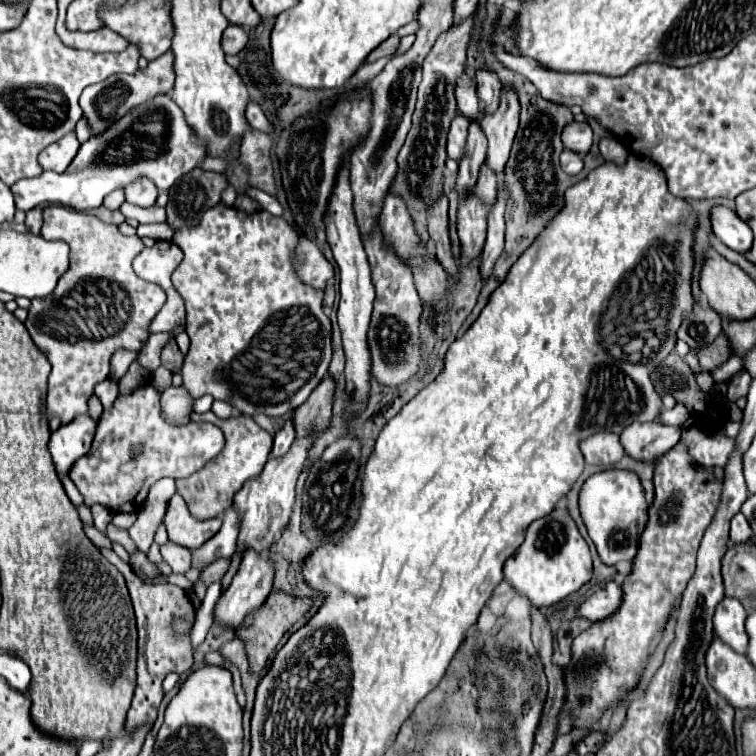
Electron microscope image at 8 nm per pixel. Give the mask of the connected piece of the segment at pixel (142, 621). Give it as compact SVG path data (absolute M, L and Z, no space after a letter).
M100 549L100 553L124 575L134 613L136 613L136 623L138 623L138 687L134 693L132 707L128 711L128 721L126 721L126 733L134 733L140 725L152 725L156 721L156 711L162 701L162 681L168 673L176 671L182 673L192 667L192 649L190 649L190 637L176 639L170 633L170 621L174 615L184 615L188 619L194 619L194 609L190 597L186 597L184 589L178 585L170 583L158 583L150 585L144 583L136 573L132 571L130 563L122 561L112 549Z

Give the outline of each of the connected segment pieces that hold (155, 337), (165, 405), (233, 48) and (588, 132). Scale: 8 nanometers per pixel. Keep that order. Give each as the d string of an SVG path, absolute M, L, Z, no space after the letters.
M178 331L174 333L152 333L150 339L146 341L144 349L138 353L138 363L148 369L148 371L156 371L160 367L160 351L164 349L164 345L176 337Z
M168 387L162 397L162 415L172 425L186 425L192 413L192 397L184 387Z
M228 25L226 31L224 31L224 35L222 35L222 49L228 55L236 55L238 51L244 49L246 41L248 41L248 35L246 35L246 31L242 27Z
M570 123L562 131L562 143L566 149L576 151L580 155L586 155L592 147L592 129L588 123Z

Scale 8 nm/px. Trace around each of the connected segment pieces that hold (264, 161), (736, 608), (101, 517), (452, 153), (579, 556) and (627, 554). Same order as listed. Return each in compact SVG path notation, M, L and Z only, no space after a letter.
M250 131L240 143L240 161L248 167L250 185L258 187L270 195L276 193L272 177L272 159L270 159L272 141L262 131Z
M724 597L714 615L714 633L738 653L746 653L748 635L744 631L746 609L734 597Z
M92 505L92 519L94 519L94 525L104 533L106 525L112 521L114 513L110 509L106 509L104 505Z
M460 113L454 117L448 133L448 157L454 161L460 161L466 153L466 139L468 139L468 125L470 121L462 117Z
M554 509L548 517L534 521L526 531L524 543L504 563L504 579L508 579L536 607L548 607L562 601L566 595L578 591L584 583L588 583L590 577L590 549L568 509Z
M606 469L590 475L580 491L580 513L588 527L588 535L594 541L600 559L606 565L618 561L632 561L638 551L638 539L648 521L648 503L644 489L636 473L624 469Z

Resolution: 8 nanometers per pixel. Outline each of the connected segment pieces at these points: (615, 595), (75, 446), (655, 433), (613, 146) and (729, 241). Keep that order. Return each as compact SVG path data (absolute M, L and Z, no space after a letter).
M608 581L602 589L592 593L580 607L578 607L578 617L584 617L588 621L600 621L610 617L618 605L620 605L620 585L614 581Z
M84 415L84 417L76 417L68 425L62 425L58 431L52 433L48 447L58 475L70 473L74 461L90 451L94 431L96 431L96 421Z
M636 423L628 425L620 435L626 453L640 461L654 461L670 451L680 441L680 427L668 427L662 423Z
M612 137L600 139L600 153L606 161L616 163L616 165L624 165L626 157L628 157L626 147L622 143L618 143L616 139L612 139Z
M712 207L710 223L714 235L738 253L746 253L752 247L752 231L750 227L736 215L736 211L728 207Z

